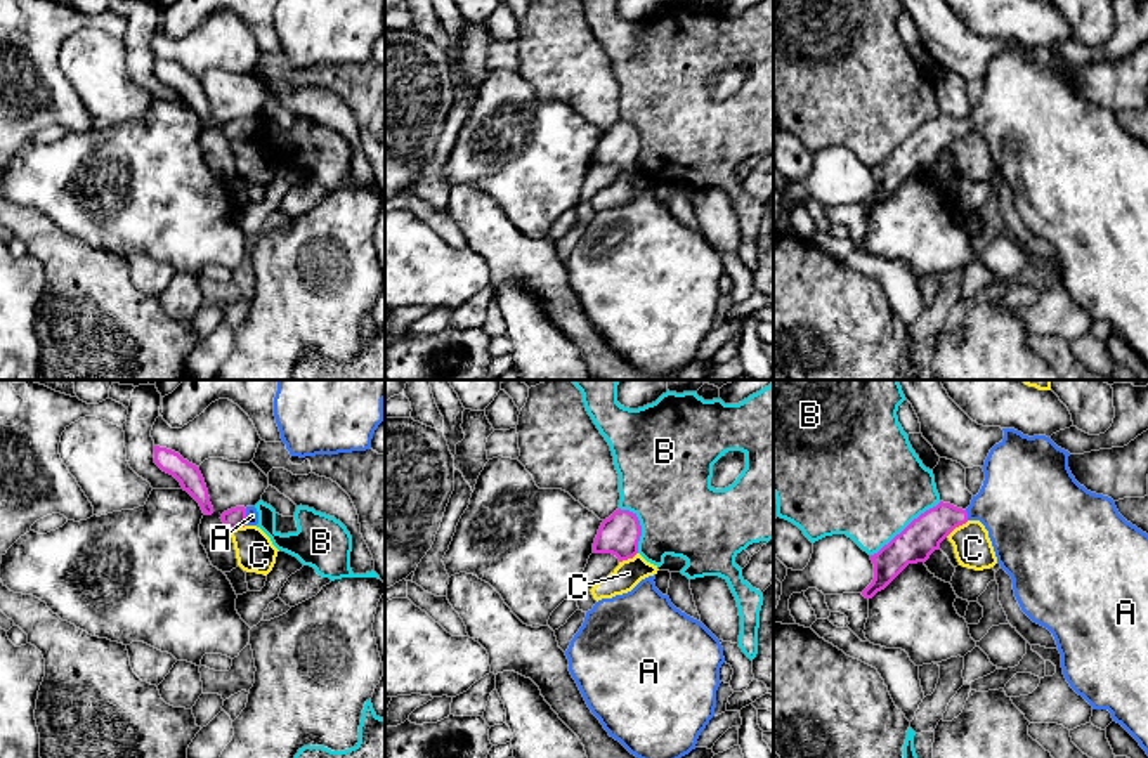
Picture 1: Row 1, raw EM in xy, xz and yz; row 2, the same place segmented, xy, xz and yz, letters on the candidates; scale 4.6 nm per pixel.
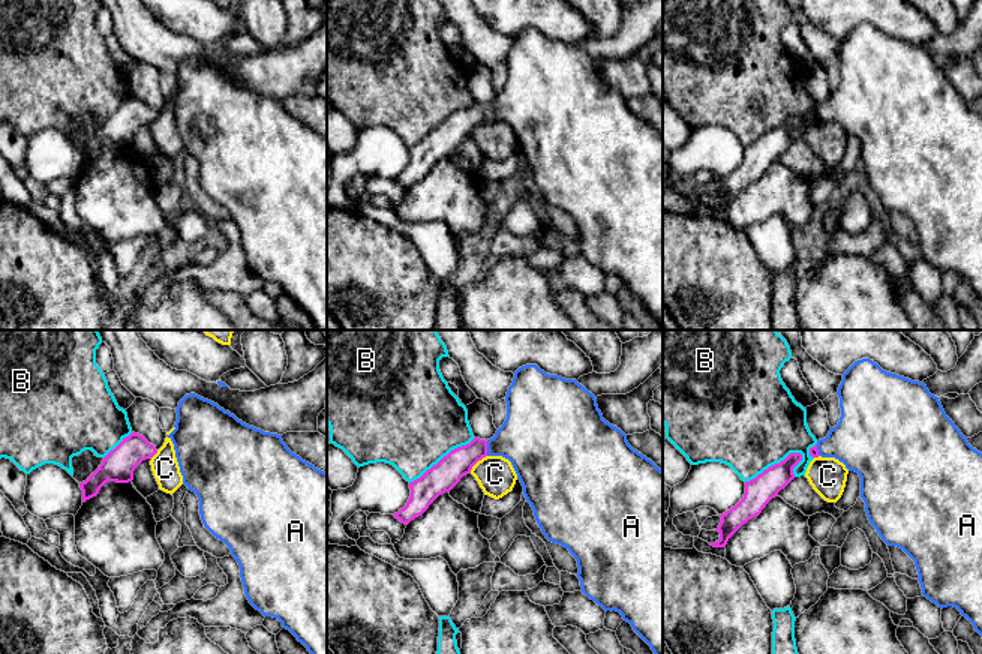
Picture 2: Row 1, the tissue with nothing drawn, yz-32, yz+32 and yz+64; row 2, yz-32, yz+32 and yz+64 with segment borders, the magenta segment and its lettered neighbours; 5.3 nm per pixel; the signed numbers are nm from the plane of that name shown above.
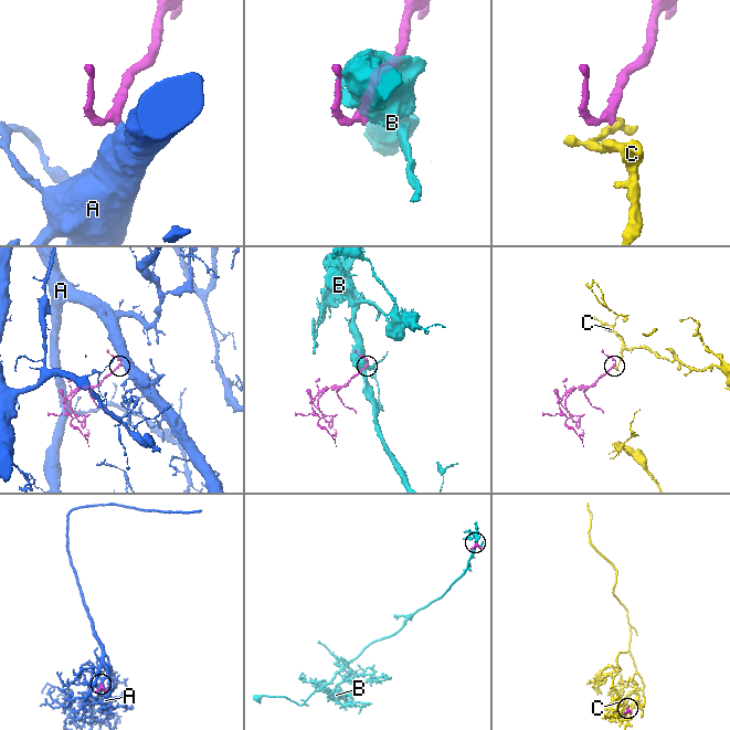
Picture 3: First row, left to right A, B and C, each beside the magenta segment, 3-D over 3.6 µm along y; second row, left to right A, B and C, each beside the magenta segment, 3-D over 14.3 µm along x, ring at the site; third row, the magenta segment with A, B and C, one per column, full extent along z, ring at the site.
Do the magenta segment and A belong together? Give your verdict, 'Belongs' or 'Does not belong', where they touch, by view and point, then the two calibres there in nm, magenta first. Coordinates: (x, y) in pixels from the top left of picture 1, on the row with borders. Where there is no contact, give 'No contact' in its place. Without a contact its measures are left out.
Belongs. Touches magenta at xy (245, 517). Thickness 100 nm (magenta) against 60 nm

